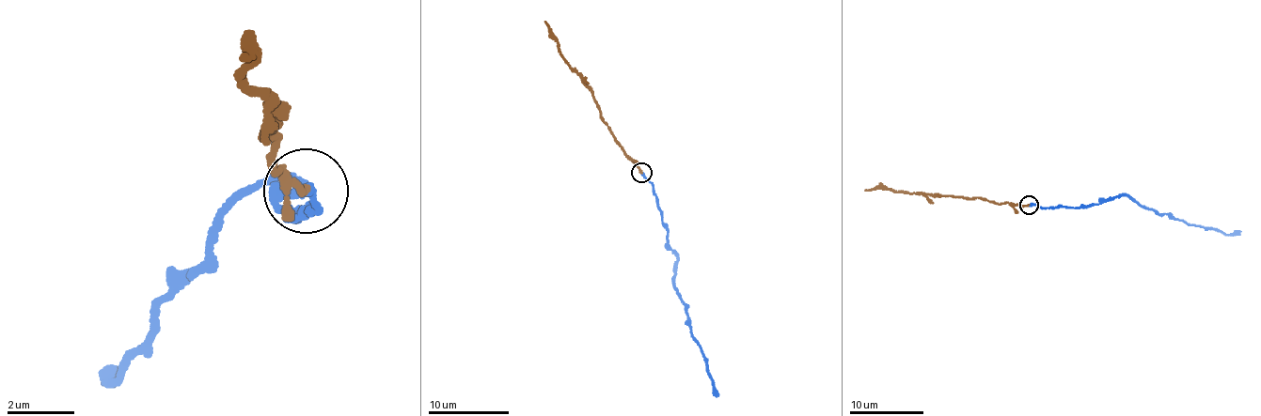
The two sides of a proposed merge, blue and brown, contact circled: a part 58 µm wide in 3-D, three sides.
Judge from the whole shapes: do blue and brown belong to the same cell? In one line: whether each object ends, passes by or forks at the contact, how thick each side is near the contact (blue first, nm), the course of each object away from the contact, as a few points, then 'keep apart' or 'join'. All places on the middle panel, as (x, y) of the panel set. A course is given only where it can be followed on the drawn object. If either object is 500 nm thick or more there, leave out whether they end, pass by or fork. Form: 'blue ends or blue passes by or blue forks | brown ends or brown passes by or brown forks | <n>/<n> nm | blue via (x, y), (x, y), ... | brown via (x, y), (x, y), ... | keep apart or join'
blue ends | brown ends | 240/240 nm | blue via (642, 172), (652, 184), (668, 243), (676, 256), (676, 294), (686, 310), (690, 336), (699, 344), (717, 396) | brown via (642, 172), (603, 120), (600, 106), (559, 53), (555, 35), (544, 22) | keep apart

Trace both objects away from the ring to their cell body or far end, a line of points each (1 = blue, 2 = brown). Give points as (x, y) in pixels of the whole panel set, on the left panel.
1: (308, 192), (289, 222), (302, 181), (264, 178), (208, 225), (116, 371)
2: (308, 192), (274, 172), (280, 142), (264, 137), (286, 124), (238, 77), (260, 54), (241, 57)

